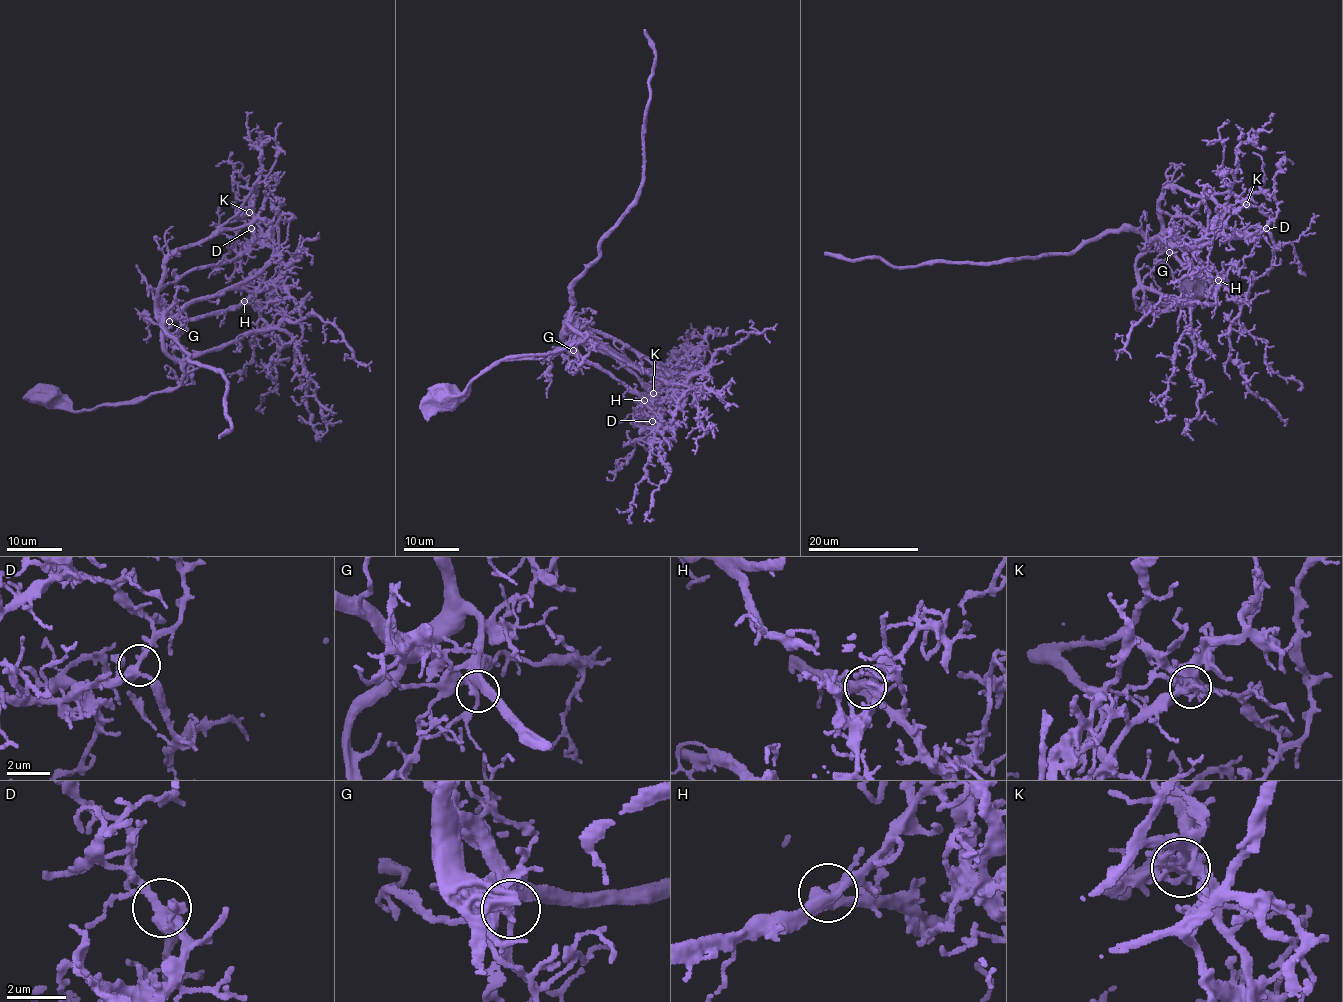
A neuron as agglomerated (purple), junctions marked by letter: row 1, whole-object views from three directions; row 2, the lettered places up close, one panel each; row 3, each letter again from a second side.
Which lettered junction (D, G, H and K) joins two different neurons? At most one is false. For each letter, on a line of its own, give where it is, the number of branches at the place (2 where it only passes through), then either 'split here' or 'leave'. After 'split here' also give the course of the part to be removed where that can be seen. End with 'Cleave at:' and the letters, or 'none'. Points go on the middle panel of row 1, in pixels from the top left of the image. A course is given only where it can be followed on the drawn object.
D: place (652, 421); branches 4; leave
G: place (573, 350); branches 4; leave
H: place (644, 400); branches 4; leave
K: place (653, 393); branches 4; split here; course (654, 394), (670, 376), (682, 375), (683, 378), (686, 376), (689, 380), (697, 372), (705, 370)
Cleave at: K

